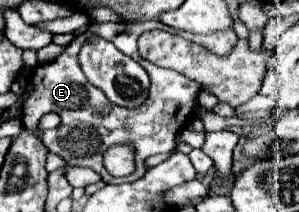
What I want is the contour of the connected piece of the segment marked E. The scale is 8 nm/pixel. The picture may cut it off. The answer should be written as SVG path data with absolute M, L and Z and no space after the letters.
M157 19L151 21L143 21L143 23L91 23L89 31L95 31L95 37L103 37L111 43L115 43L125 55L133 57L139 65L145 67L145 71L151 77L151 89L149 89L149 97L147 103L143 103L137 109L123 109L117 107L115 103L107 101L105 93L101 89L95 89L85 73L81 71L81 65L77 61L79 55L79 45L83 45L83 41L79 39L79 35L75 37L75 41L71 41L67 45L67 49L53 61L53 63L45 63L39 65L33 73L33 93L31 97L23 103L23 125L27 129L37 129L39 119L45 113L57 113L61 117L61 125L53 131L45 131L43 139L45 139L45 147L63 157L67 165L81 165L81 167L91 167L93 171L97 171L105 183L115 183L115 181L125 181L125 177L117 179L111 177L101 159L103 153L107 151L107 147L111 147L113 143L133 143L135 147L135 161L137 161L137 169L133 175L129 175L129 181L137 181L139 177L143 177L149 167L145 165L145 159L151 155L159 155L159 153L169 153L175 149L175 133L187 125L187 121L193 119L193 111L197 105L197 95L201 91L201 85L183 77L177 71L171 69L159 69L155 65L151 65L147 59L139 57L137 51L137 39L151 29L165 29L165 31L173 31L167 25L163 25Z

